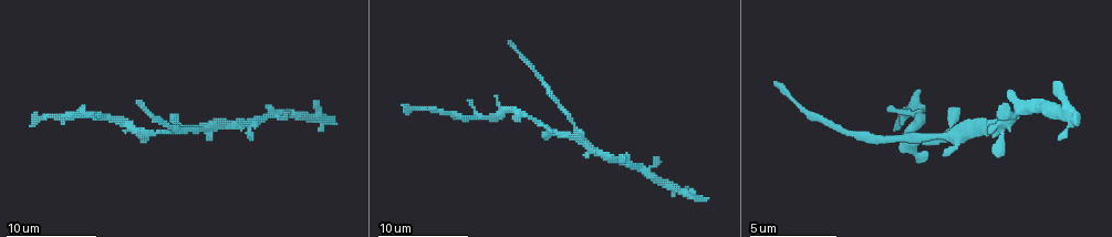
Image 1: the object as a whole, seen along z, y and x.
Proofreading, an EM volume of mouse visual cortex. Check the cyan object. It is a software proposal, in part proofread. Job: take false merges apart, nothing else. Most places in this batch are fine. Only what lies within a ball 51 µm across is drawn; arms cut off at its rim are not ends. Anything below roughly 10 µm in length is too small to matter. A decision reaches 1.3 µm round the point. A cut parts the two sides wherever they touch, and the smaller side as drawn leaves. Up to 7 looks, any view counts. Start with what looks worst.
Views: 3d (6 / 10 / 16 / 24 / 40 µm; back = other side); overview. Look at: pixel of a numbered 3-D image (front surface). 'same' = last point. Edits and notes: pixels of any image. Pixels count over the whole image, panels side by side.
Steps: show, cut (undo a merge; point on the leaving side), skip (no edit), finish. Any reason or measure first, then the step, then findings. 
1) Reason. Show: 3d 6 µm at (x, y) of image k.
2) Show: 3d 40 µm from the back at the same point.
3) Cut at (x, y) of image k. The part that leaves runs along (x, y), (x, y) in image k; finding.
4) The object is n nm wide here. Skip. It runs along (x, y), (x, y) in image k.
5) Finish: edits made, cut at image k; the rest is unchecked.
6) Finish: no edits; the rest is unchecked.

Show: 3d 6 µm at (946, 135) of image 1.

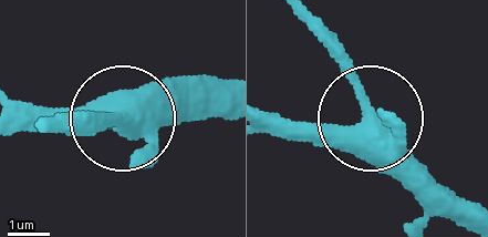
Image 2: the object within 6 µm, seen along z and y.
The side arm is 14 µm long. Skip. It runs along (31, 105), (101, 105), (122, 116), (41, 116) in image 2; all the same cell.

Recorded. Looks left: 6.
Show: 3d 6 µm at (150, 131) of image 1.

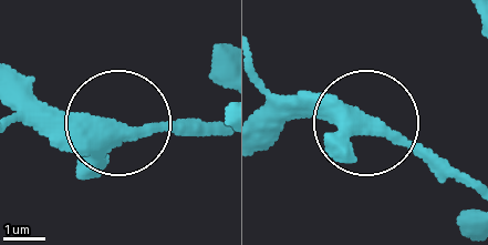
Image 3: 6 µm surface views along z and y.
The object is 370 nm wide here. Skip. It runs along (470, 189), (375, 132), (262, 114) in image 3; one cell here.

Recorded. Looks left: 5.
Finish: no edits; the rest is unchecked.

